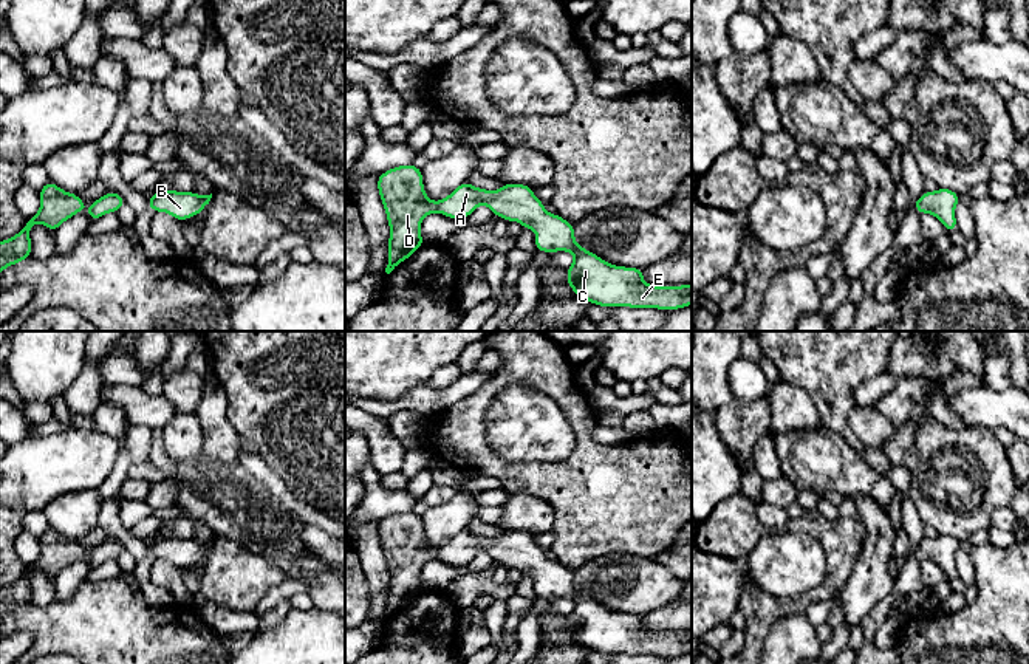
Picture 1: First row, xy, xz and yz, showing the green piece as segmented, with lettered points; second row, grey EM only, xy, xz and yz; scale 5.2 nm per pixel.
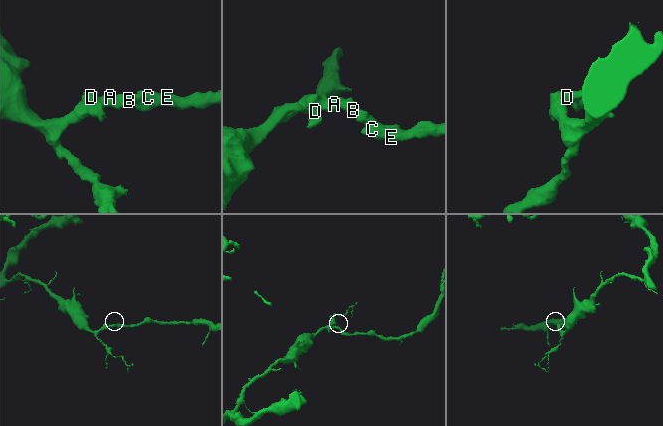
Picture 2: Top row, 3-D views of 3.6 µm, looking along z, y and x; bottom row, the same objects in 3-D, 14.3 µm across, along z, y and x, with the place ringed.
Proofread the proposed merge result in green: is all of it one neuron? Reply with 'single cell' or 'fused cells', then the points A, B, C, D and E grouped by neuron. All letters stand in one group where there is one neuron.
single cell; groups A B C D E

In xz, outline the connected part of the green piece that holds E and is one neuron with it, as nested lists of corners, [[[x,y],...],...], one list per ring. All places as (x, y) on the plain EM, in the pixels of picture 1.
[[[413,511],[393,514],[378,523],[378,537],[390,573],[390,621],[419,593],[421,568],[439,559],[453,566],[469,563],[480,551],[506,568],[518,568],[535,577],[535,596],[542,599],[566,597],[574,602],[566,616],[571,636],[599,653],[681,656],[692,652],[692,631],[656,633],[644,628],[644,616],[607,610],[599,602],[576,590],[574,571],[557,560],[548,560],[545,551],[526,531],[504,529],[498,537],[486,537],[469,528],[460,531],[449,543],[432,548],[422,532],[422,519]]]

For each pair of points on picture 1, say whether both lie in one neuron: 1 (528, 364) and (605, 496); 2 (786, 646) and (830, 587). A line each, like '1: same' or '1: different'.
1: same
2: different

